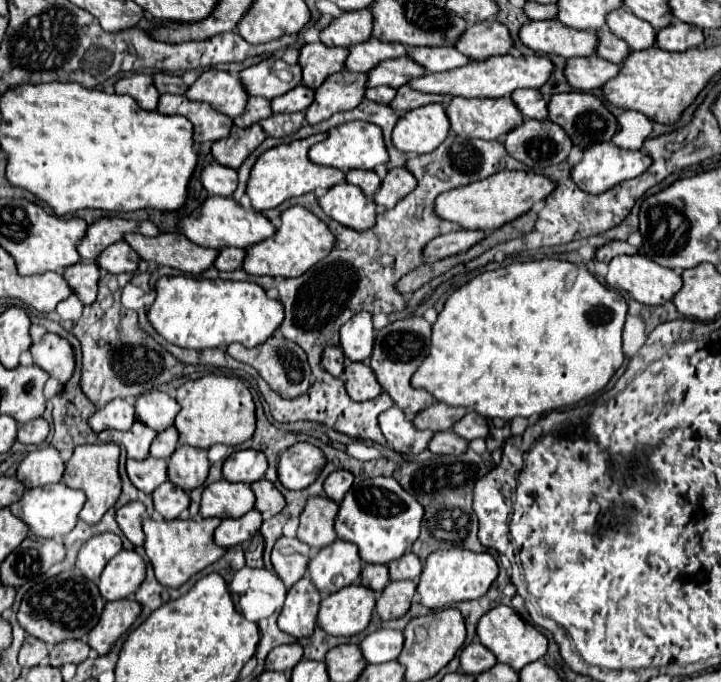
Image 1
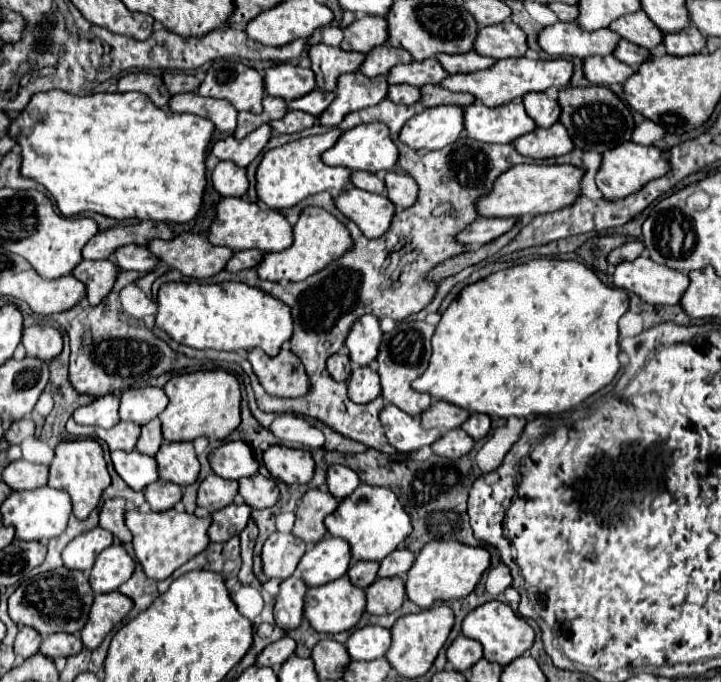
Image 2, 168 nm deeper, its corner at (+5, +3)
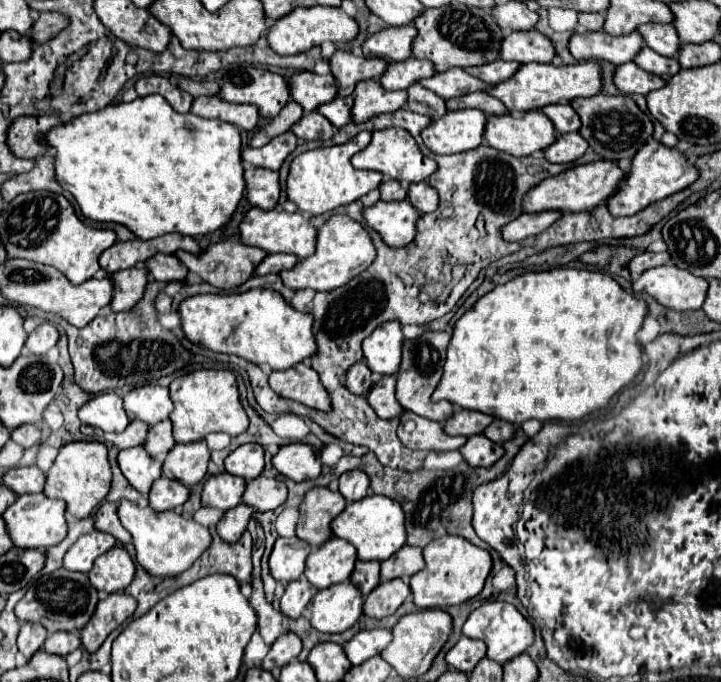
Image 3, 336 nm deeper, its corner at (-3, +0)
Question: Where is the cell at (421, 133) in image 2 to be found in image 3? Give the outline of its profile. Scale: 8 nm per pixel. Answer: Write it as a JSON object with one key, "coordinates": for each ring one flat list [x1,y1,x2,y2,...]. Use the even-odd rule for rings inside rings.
{"coordinates":[[480,109,448,111,422,131,424,145,438,155,452,155,476,149,482,143,486,113]]}

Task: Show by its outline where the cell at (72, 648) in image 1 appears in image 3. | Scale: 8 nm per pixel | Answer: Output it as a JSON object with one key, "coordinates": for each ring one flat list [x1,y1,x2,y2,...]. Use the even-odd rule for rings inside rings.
{"coordinates":[[56,631,52,635,48,635,46,643,44,643,44,651,54,653,54,655,68,655,70,651,78,649,80,643,80,635,72,633,72,631]]}

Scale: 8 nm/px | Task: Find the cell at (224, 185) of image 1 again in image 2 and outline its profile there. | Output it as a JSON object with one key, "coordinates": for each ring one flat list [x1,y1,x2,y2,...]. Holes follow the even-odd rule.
{"coordinates":[[218,162,212,172,212,186,222,196,244,196,248,190,246,170,232,162]]}

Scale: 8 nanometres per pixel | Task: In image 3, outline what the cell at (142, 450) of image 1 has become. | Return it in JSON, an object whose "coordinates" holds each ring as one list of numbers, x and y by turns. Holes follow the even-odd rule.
{"coordinates":[[130,421,130,425,122,433,100,433,106,441,114,443,118,449,128,449,128,447,138,447,144,443,148,433,148,425,140,421]]}

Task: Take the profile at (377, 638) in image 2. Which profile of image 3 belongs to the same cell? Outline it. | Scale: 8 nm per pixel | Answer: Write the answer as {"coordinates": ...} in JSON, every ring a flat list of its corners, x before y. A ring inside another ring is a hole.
{"coordinates":[[368,629,356,633,346,645,344,651,352,665,360,665,372,655,380,655,380,651,390,643,392,635,388,629]]}

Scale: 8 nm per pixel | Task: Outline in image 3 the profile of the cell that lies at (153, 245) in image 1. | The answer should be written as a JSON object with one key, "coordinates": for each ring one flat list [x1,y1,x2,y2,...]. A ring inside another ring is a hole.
{"coordinates":[[220,241,220,243,214,243,210,245,202,255,192,255,192,253,186,253,186,251,178,251,176,257,196,275,202,277,202,281,218,287,218,289,234,289,234,287,240,287,242,283,246,283,256,265,266,257,268,253,262,251,260,247,250,247,250,245,244,245,244,243,234,243,234,241]]}

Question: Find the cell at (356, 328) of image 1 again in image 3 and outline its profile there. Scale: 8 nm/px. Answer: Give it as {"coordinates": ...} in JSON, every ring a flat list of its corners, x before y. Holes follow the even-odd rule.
{"coordinates":[[388,321,364,339,364,359,376,375,396,375,402,361,402,323]]}

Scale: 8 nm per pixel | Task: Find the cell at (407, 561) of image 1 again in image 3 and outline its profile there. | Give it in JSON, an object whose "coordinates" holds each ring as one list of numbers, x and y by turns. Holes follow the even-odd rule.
{"coordinates":[[404,545,400,547,400,551,396,551,396,555,392,555,392,559,386,559,382,563,382,579,396,579,396,577,412,577,416,571,420,571,424,567,422,561,422,549,420,547,410,547]]}

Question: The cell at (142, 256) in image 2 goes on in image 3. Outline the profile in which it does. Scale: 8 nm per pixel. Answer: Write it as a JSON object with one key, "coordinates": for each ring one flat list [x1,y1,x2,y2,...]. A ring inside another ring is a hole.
{"coordinates":[[164,253,154,255,152,259,148,259,146,267,156,281,164,283,184,281,188,275,188,267,180,259,176,259,176,255,164,255]]}

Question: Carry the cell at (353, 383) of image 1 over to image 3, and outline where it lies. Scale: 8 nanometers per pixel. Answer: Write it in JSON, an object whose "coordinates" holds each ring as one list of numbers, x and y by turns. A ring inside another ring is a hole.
{"coordinates":[[384,375,380,381,376,381,376,387,368,393,368,403,382,419,394,419,404,413,404,407,394,397,396,391,396,375]]}

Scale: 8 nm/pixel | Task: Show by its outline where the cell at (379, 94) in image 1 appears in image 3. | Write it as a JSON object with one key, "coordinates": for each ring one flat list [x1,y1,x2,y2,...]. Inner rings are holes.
{"coordinates":[[418,83,416,87,408,89,408,109,420,115,428,115,428,117,440,117,448,111,446,101,442,97,438,97,436,93,432,93,430,89]]}

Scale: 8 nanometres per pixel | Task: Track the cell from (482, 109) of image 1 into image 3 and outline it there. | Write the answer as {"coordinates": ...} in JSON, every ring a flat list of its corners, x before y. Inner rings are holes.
{"coordinates":[[528,111,522,115,494,115,488,117,484,137,490,147,514,157,528,157,544,151,556,141,552,121,542,111]]}

